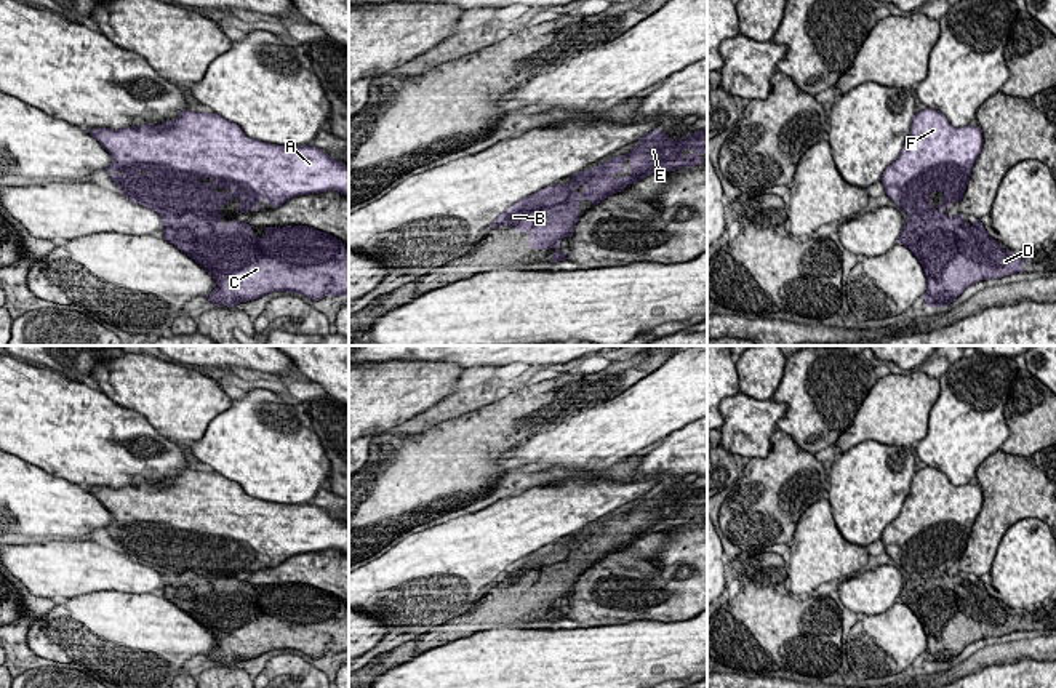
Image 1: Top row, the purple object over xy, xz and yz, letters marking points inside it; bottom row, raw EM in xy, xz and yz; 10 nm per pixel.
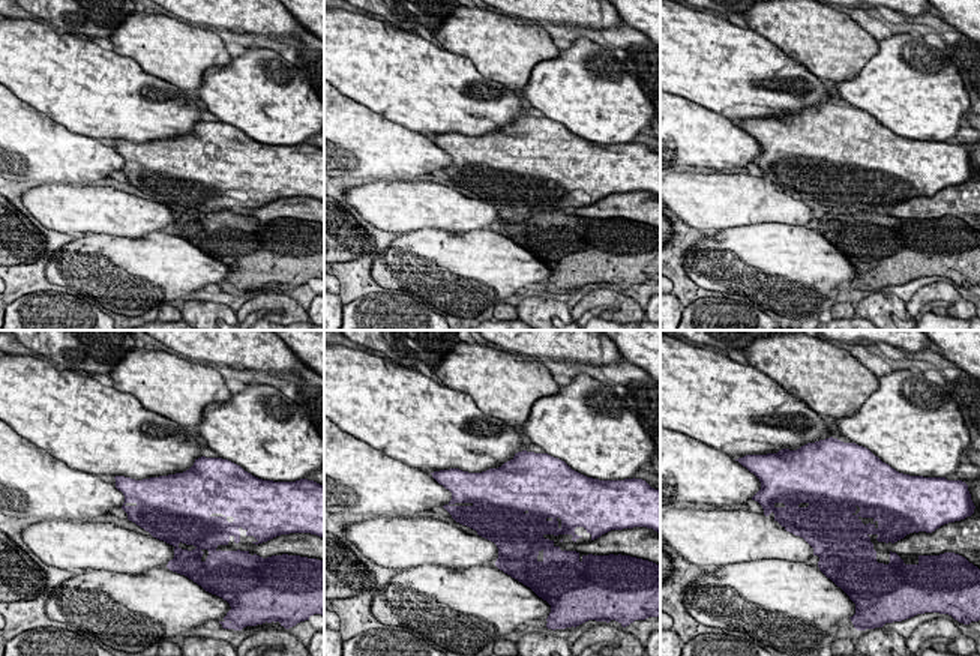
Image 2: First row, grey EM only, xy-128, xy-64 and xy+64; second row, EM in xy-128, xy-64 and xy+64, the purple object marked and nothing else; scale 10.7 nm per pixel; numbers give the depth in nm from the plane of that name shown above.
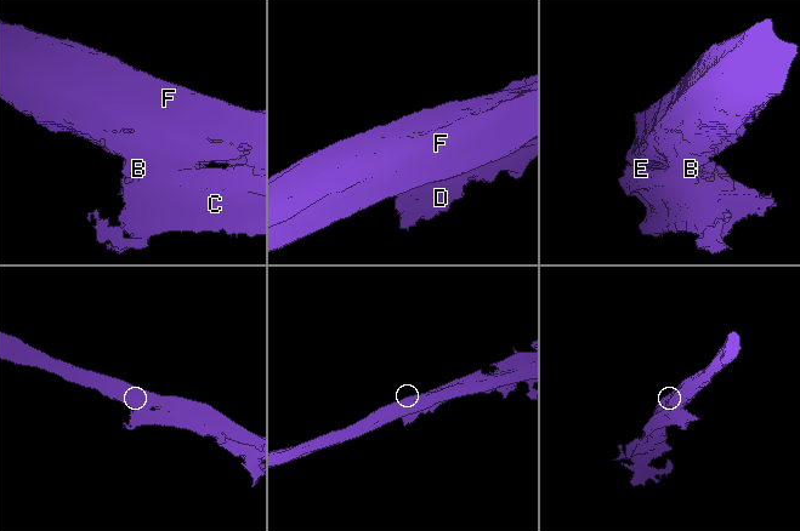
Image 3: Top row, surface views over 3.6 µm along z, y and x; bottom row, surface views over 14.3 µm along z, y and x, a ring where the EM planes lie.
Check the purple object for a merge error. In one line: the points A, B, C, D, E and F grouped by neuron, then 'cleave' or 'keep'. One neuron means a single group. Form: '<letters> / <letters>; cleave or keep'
A F / B C D E; cleave

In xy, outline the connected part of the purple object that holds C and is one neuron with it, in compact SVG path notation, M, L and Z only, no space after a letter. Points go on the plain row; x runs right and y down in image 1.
M162 578L163 597L211 632L216 646L206 656L211 664L235 666L272 650L302 651L310 659L349 651L349 606L336 595L309 584L266 586L264 595L254 595L248 581L234 578L222 582L178 581Z

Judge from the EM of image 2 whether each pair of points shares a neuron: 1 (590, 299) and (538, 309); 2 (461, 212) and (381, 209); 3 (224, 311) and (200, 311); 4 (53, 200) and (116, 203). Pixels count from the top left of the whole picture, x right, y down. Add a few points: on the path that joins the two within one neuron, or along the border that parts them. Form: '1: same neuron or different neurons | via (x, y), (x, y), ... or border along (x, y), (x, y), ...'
1: different neurons | border along (569, 309), (572, 314)
2: same neuron | via (441, 209), (401, 209)
3: same neuron | via (218, 311), (206, 311)
4: same neuron | via (68, 203), (101, 203)

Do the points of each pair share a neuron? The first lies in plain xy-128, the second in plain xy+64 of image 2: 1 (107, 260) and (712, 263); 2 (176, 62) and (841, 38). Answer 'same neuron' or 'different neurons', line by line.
1: same neuron
2: same neuron

